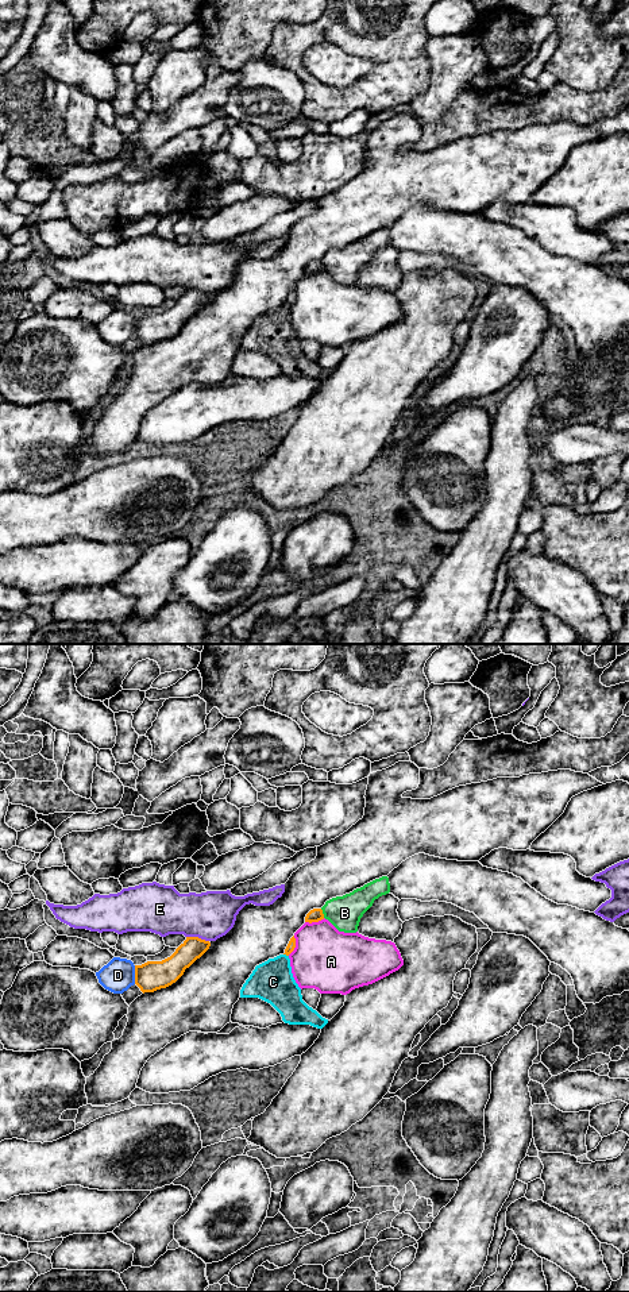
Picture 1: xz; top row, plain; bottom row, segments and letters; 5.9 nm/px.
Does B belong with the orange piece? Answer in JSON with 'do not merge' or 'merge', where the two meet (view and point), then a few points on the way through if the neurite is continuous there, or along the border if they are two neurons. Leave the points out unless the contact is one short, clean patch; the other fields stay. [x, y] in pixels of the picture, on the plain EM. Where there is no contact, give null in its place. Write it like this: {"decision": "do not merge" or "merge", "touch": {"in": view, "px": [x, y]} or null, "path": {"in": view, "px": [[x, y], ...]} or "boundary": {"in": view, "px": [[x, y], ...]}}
{"decision": "do not merge", "touch": {"in": "xz", "px": [321, 265]}, "boundary": {"in": "xz", "px": [[320, 261], [324, 269]]}}

